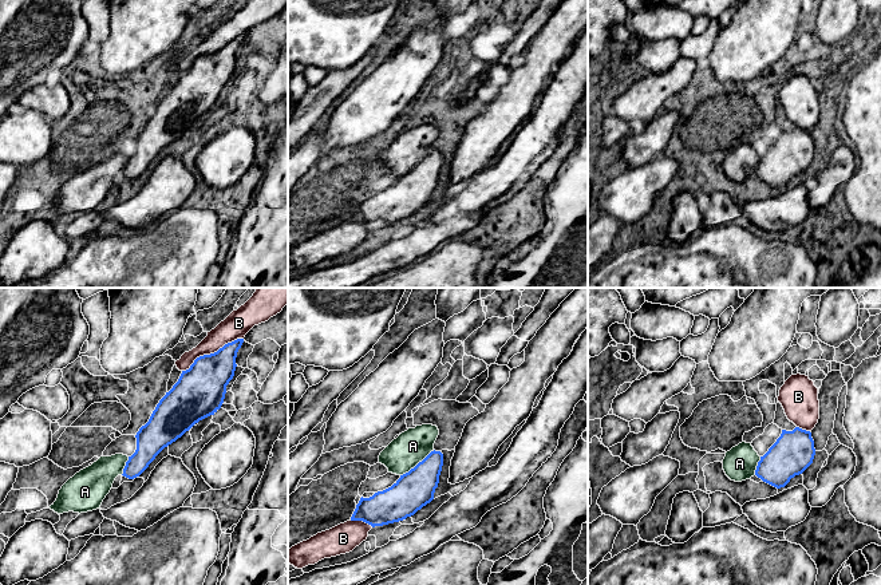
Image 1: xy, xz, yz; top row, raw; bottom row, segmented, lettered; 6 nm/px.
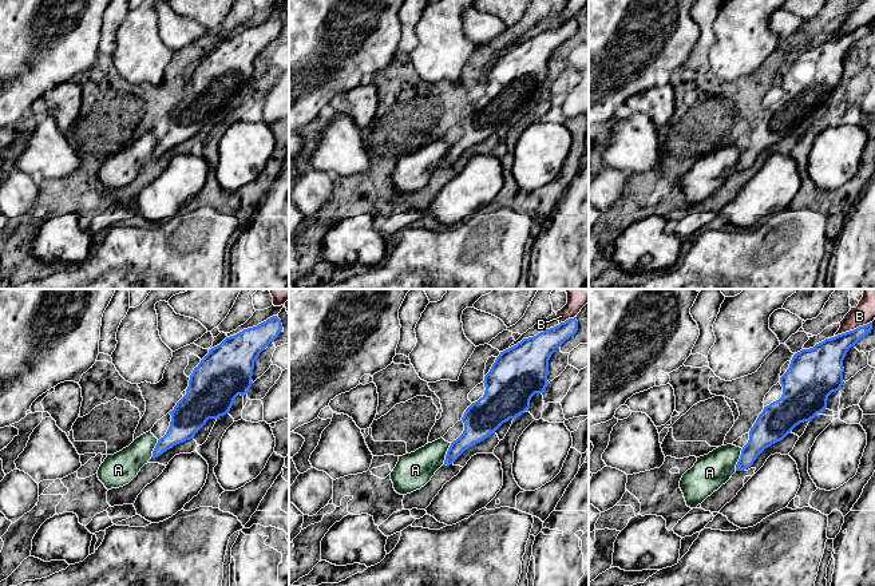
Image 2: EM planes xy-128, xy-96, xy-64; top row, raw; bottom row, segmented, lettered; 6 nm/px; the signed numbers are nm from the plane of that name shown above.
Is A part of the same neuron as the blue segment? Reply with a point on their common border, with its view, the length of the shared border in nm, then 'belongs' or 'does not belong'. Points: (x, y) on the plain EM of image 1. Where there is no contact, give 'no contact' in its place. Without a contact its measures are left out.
meets blue in xz at (417, 165); contact 240 nm long; belongs

